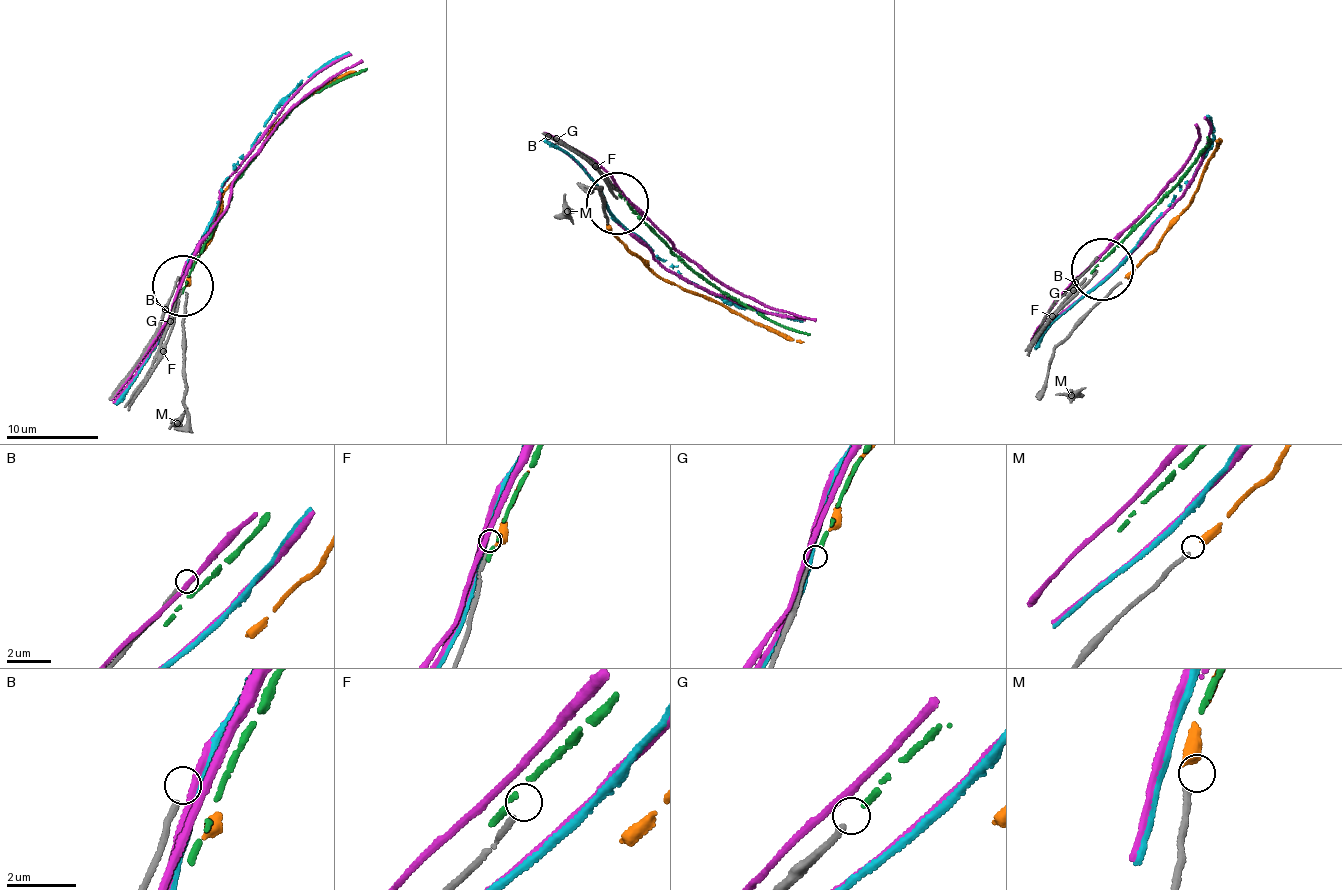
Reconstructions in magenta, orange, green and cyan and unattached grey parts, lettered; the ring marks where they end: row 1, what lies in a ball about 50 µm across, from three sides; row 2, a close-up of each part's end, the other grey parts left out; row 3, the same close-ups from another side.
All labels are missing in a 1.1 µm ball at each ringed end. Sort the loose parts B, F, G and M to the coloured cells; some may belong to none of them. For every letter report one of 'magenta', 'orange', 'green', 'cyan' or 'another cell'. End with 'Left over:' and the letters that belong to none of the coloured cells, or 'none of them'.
B: another cell
F: another cell
G: green
M: orange
Left over: B, F

